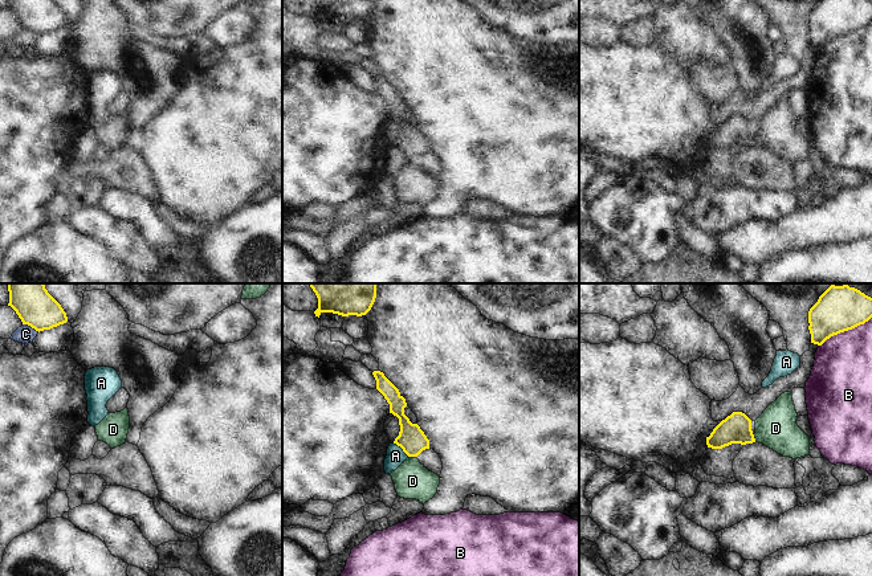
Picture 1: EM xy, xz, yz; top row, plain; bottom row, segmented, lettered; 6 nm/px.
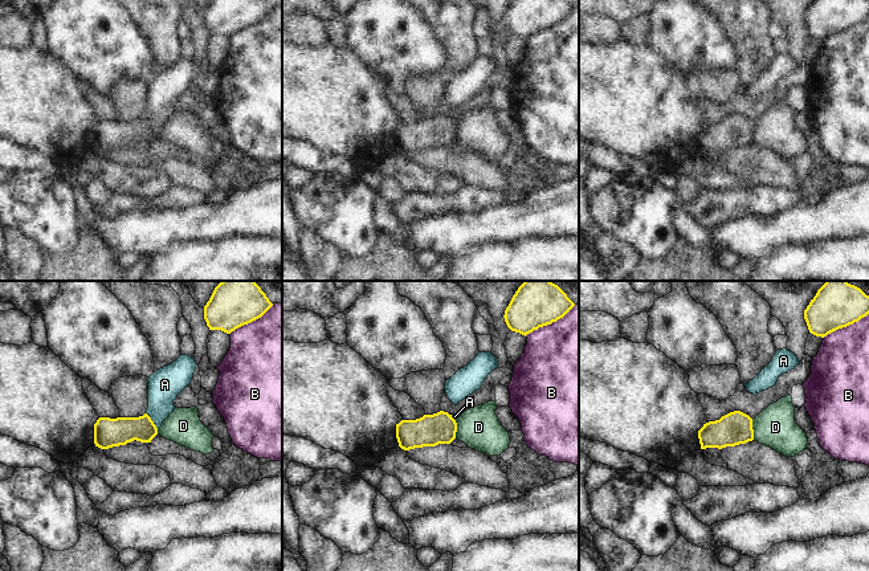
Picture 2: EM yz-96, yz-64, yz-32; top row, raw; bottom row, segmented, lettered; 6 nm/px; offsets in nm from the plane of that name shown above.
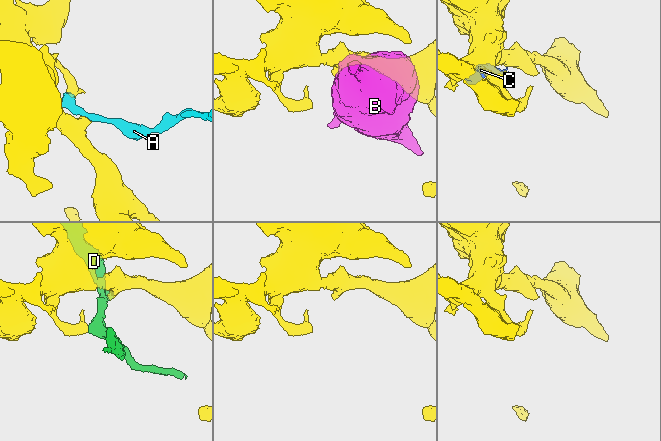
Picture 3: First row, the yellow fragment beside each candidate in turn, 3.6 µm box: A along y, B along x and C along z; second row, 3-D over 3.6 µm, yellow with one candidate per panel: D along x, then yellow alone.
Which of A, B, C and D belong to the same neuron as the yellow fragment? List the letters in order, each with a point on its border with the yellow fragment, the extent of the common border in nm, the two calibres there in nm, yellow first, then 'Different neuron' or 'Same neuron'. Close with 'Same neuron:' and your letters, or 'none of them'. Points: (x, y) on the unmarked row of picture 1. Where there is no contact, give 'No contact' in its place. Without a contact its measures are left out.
A: Touches yellow at xz (402, 151). Shared border 130 nm. Thickness 170 nm (yellow) against 110 nm. Different neuron
B: Touches yellow at yz (844, 33). Shared border 360 nm. Thickness 240 nm (yellow) against 360 nm. Different neuron
C: Touches yellow at xy (31, 29). Shared border 120 nm. Thickness 200 nm (yellow) against 110 nm. Different neuron
D: Touches yellow at yz (754, 142). Shared border 50 nm. Thickness 180 nm (yellow) against 240 nm. Different neuron
Same neuron: none of them

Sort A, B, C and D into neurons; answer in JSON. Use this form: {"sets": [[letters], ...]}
{"sets": [["A"], ["B"], ["C"], ["D"]]}

